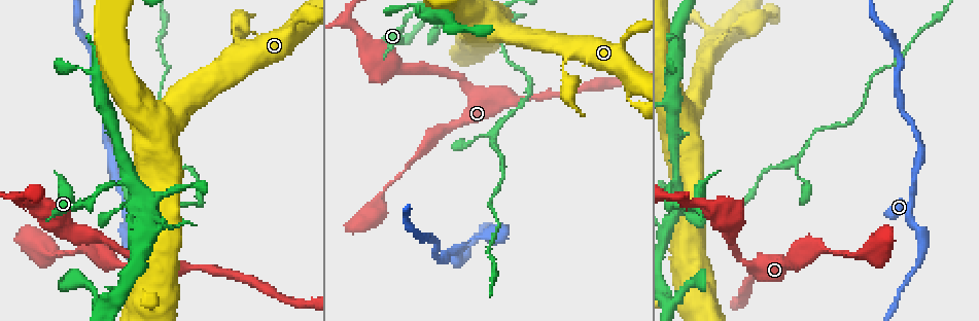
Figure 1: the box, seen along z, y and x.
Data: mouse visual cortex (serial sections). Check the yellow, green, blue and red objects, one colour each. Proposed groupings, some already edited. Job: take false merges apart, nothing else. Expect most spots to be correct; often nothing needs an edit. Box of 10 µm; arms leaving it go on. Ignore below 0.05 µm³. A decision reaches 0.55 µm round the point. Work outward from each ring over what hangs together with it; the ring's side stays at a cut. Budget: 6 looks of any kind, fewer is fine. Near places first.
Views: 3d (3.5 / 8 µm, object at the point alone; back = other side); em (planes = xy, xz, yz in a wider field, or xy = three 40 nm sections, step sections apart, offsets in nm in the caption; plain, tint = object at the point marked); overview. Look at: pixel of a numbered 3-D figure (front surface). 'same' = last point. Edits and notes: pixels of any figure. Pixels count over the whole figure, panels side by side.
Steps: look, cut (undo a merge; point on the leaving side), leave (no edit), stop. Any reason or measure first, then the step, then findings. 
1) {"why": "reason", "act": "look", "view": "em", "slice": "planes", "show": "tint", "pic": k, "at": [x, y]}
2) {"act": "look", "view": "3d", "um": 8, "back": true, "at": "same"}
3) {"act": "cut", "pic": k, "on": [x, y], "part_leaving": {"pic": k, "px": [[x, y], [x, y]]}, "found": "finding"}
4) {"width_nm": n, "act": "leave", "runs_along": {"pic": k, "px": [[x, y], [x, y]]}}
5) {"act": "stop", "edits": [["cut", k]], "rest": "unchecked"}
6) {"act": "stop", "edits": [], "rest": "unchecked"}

{"act": "look", "view": "3d", "um": 3.5, "pic": 1, "at": [124, 168]}

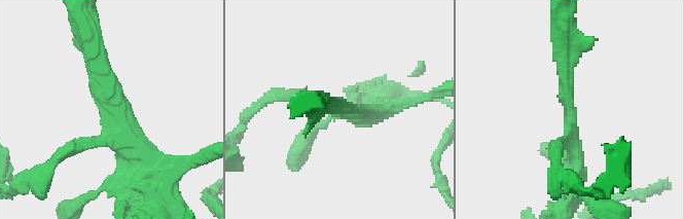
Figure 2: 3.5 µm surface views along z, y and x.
{"arms": 3, "arm_widths_nm": [150, 250, 300], "why": "need the tissue", "act": "look", "view": "em", "slice": "xy", "step": 1, "show": "tint", "pic": 2, "at": [340, 110]}

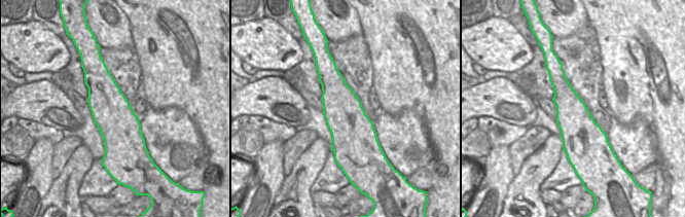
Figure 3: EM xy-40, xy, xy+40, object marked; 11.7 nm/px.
{"act": "leave", "runs_along": {"pic": 2, "px": [[79, 143], [120, 123], [93, 45]]}, "found": "continuous, no second cell"}

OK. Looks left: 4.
{"why": "abrupt turn", "act": "look", "view": "3d", "um": 3.5, "pic": 1, "at": [187, 221]}

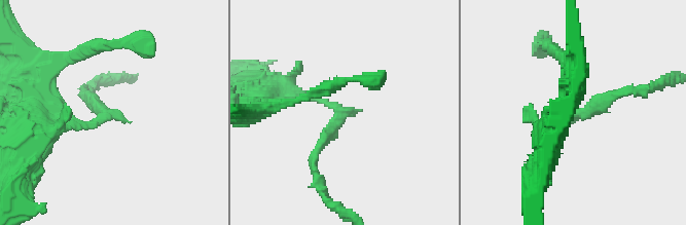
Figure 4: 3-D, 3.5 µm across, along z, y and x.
{"arm_widths_nm": [150, 150], "act": "cut", "pic": 4, "on": [605, 104], "part_leaving": {"pic": 4, "px": [[575, 114], [659, 83]]}, "found": "two cells meet here"}

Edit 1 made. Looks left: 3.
{"act": "look", "view": "overview"}

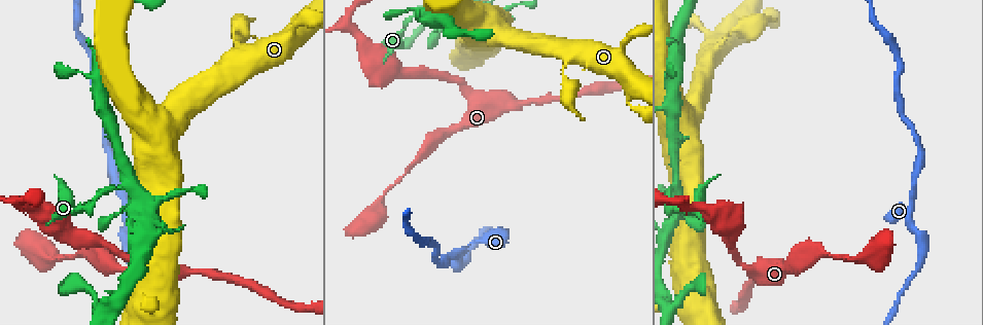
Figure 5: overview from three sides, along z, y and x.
{"why": "arms part here", "act": "look", "view": "3d", "um": 3.5, "pic": 5, "at": [909, 213]}

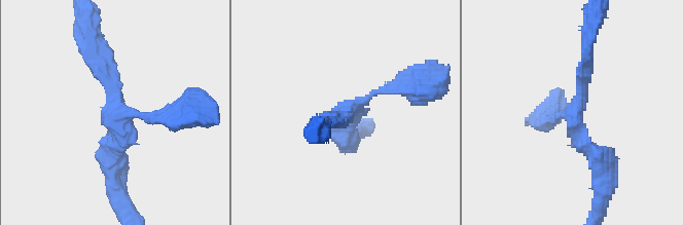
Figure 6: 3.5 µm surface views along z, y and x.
{"arms": 3, "arm_widths_nm": [200, 250, 300], "why": "need the tissue", "act": "look", "view": "em", "slice": "xy", "step": 1, "show": "tint", "pic": 6, "at": [352, 106]}

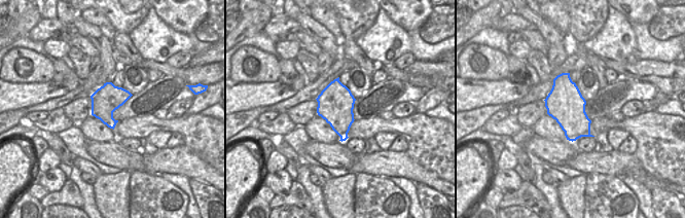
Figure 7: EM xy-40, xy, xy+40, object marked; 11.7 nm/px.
{"act": "leave", "found": "one cell here"}

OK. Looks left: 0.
{"act": "stop", "edits": [["cut", 4]], "rest": "unchecked"}

